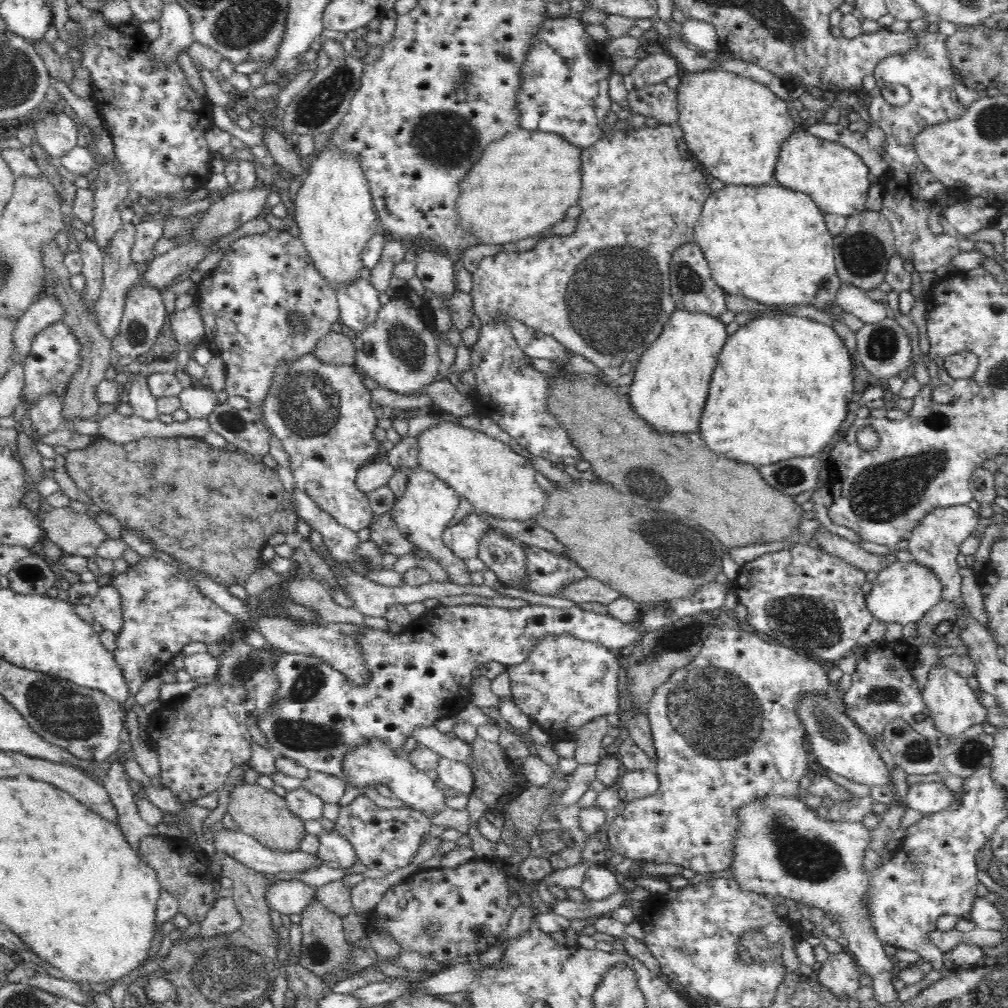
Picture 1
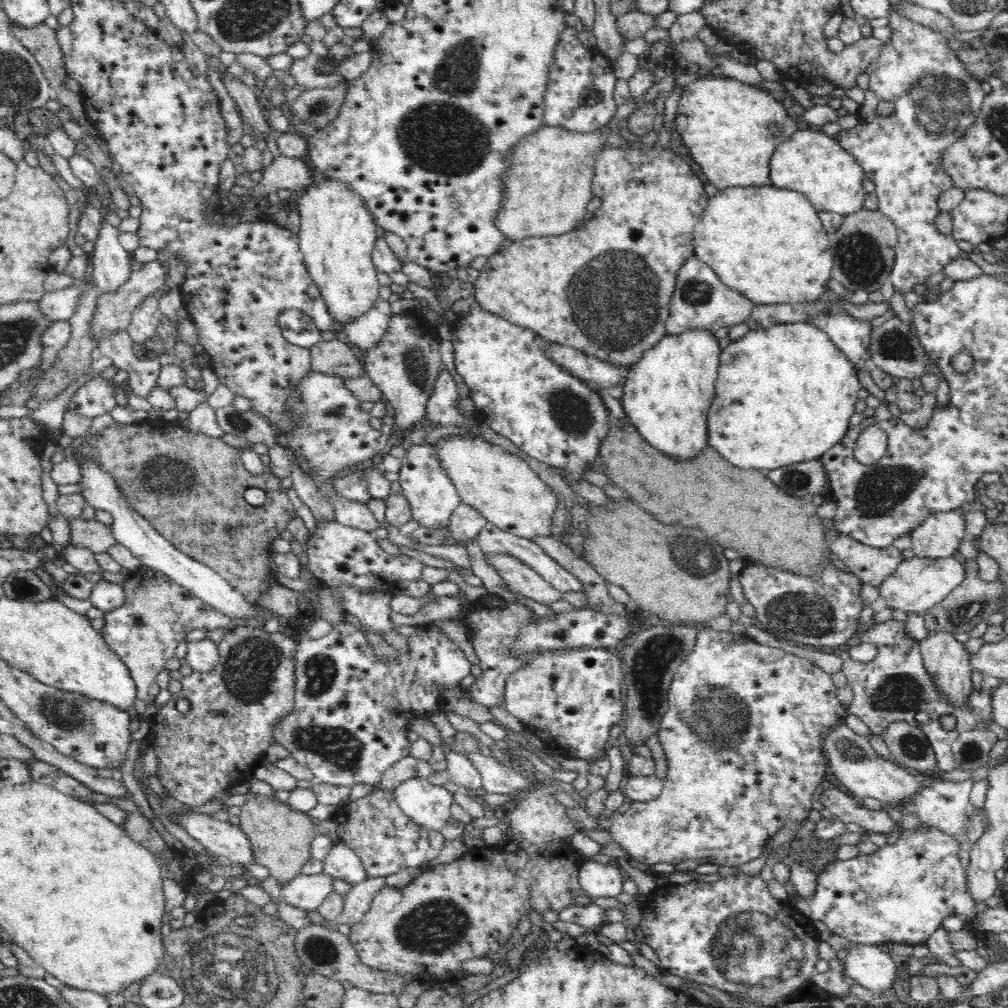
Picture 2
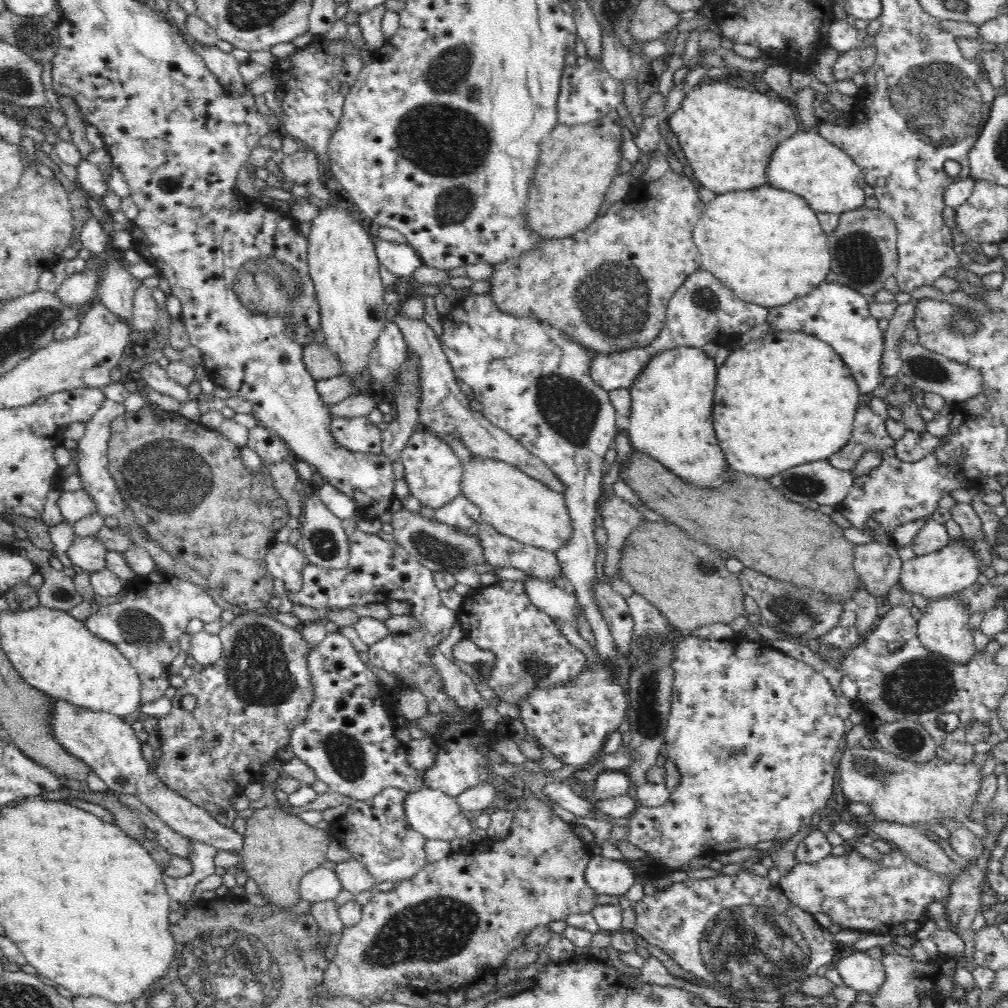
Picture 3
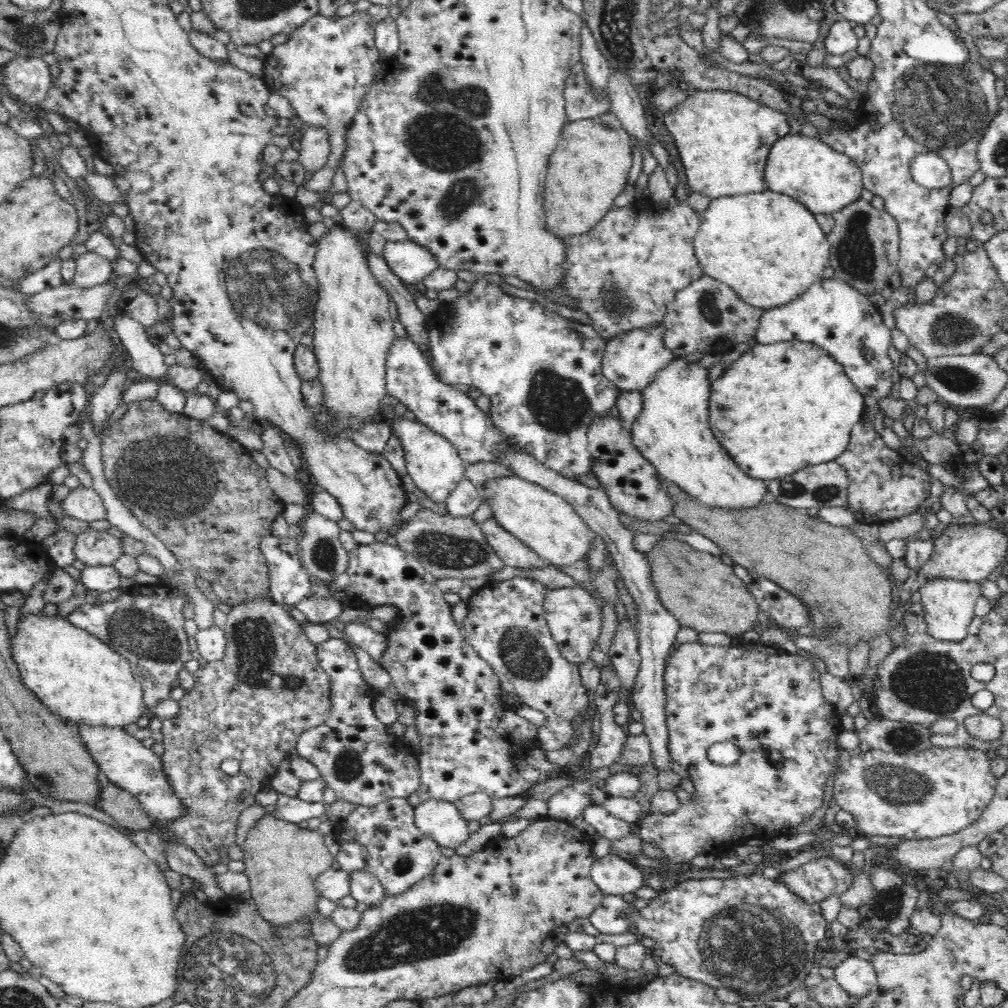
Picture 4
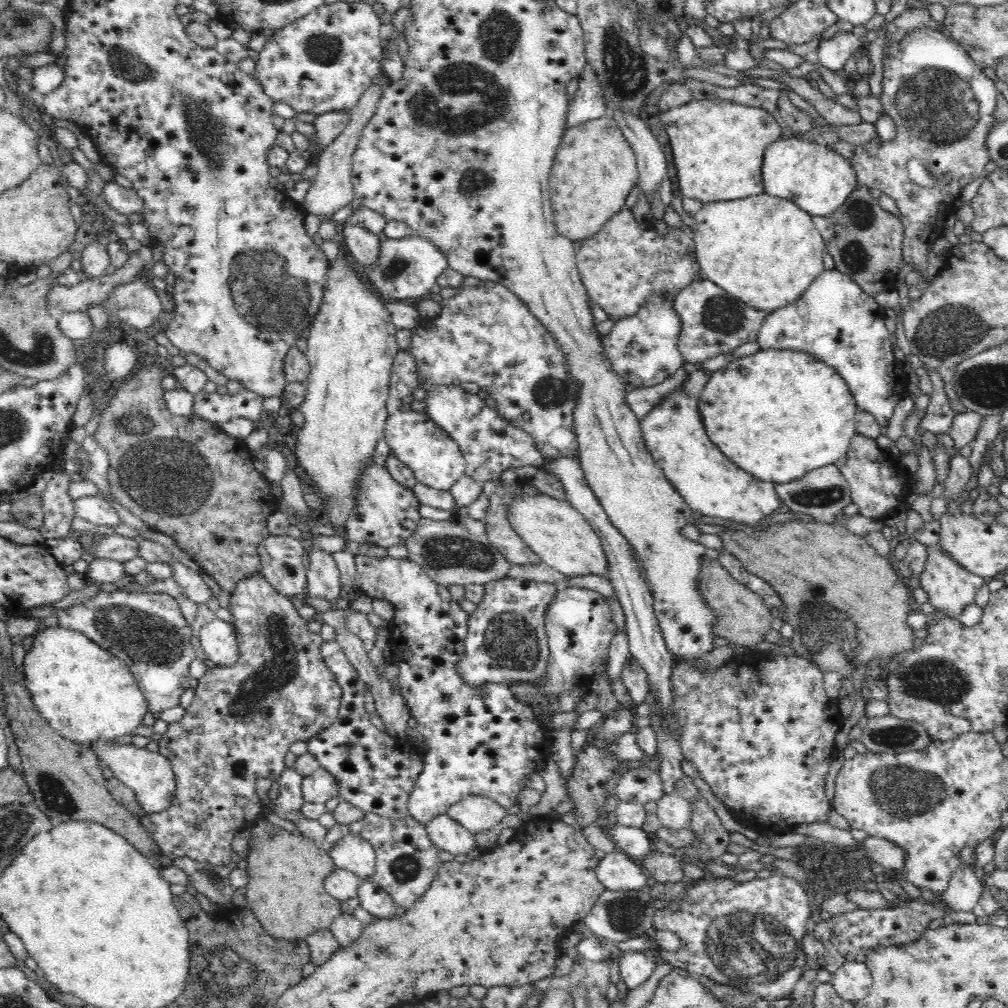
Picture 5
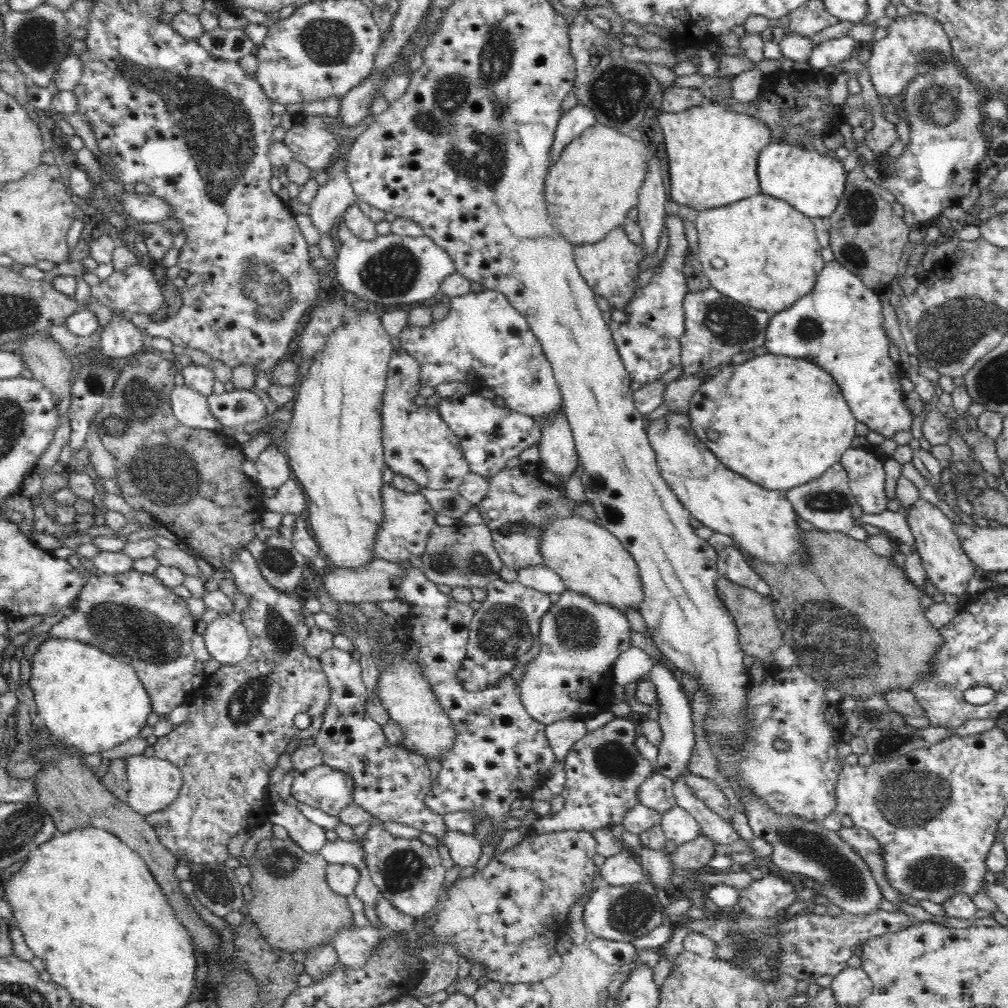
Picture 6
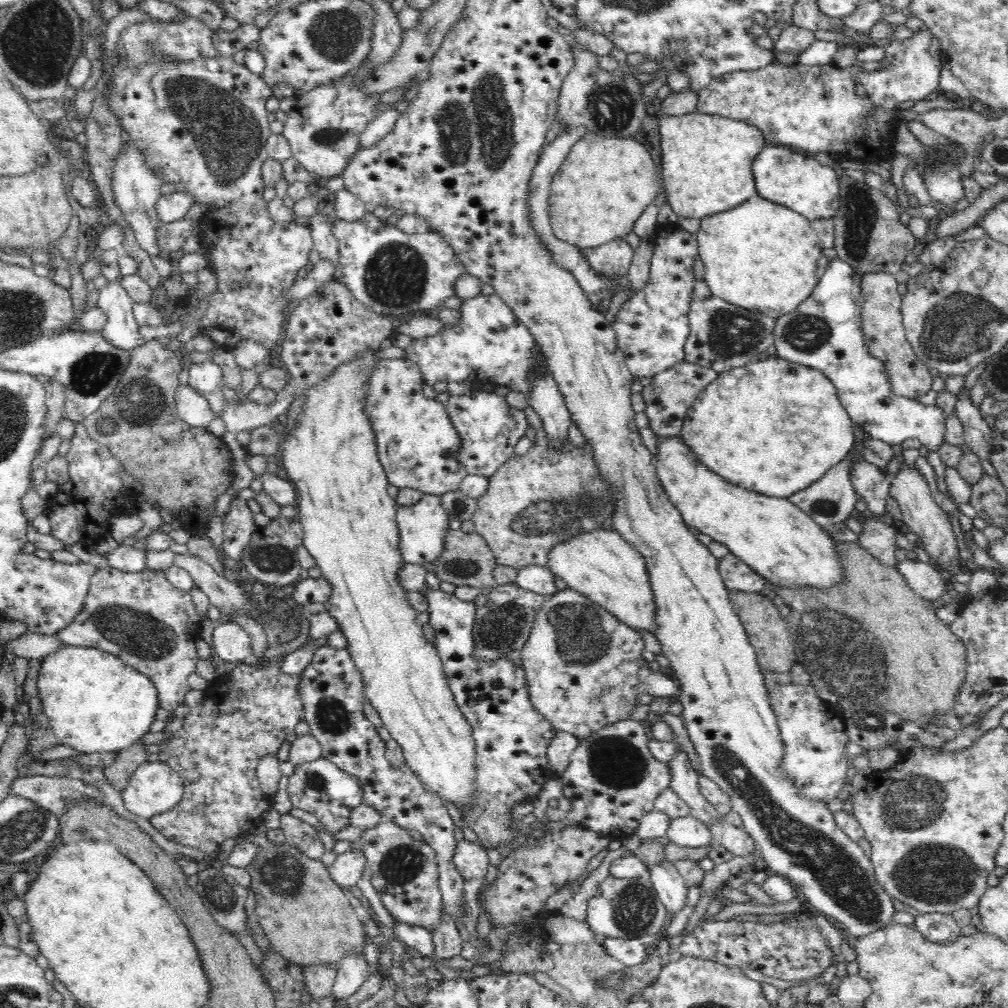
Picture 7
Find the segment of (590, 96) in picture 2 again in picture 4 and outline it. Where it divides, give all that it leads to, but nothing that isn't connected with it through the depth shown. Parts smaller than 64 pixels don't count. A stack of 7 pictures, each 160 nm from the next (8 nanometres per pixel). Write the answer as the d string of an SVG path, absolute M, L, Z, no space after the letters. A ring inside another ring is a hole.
M584 72L574 77L568 77L564 96L568 122L600 117L602 114L610 113L609 97L600 97L598 99L594 95L594 91L590 89L590 85L584 77Z

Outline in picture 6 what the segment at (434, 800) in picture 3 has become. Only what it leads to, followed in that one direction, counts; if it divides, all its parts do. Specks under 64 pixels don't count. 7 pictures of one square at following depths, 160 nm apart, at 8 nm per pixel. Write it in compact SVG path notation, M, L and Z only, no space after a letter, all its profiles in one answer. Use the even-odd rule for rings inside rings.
M450 829L445 834L445 845L448 847L451 859L460 869L476 866L480 856L486 851L472 833L464 834Z

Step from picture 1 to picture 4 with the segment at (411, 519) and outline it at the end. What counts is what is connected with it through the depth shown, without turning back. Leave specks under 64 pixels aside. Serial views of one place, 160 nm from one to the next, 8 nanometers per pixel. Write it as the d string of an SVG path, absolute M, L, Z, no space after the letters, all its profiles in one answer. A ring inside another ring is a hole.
M396 416L388 421L392 436L400 439L401 447L404 448L404 457L409 478L416 487L432 501L445 502L452 490L465 478L466 466L460 458L458 449L439 432L423 425L418 420L410 420L406 417Z

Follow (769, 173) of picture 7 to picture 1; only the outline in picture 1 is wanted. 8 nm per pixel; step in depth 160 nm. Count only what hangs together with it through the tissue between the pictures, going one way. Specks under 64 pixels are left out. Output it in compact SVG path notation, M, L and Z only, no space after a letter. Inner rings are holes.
M802 125L782 144L774 176L776 184L810 194L823 213L847 217L864 210L872 177L859 154L810 134Z

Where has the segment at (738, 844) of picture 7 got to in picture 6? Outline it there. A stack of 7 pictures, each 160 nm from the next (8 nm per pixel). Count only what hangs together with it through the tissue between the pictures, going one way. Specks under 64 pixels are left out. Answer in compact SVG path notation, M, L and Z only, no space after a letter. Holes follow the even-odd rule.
M676 781L673 787L677 805L687 810L699 822L702 834L710 837L714 844L734 844L742 840L730 820L722 818L708 808L705 802L698 800L685 781Z

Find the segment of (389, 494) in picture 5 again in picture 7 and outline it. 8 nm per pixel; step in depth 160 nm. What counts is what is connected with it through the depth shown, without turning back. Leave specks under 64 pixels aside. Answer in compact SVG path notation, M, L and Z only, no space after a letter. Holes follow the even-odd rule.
M424 495L414 506L397 509L398 525L400 528L400 544L403 559L410 564L435 563L443 555L446 536L450 532L450 517L442 505L442 496Z

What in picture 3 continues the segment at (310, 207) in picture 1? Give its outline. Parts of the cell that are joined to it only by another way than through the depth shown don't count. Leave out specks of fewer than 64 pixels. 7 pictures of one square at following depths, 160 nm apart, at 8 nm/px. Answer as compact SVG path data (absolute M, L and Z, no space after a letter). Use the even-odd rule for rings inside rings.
M328 206L311 223L308 267L315 284L315 298L320 305L318 335L321 344L338 357L340 375L353 384L369 368L371 350L385 328L390 296L378 273L380 262L375 243L350 212Z

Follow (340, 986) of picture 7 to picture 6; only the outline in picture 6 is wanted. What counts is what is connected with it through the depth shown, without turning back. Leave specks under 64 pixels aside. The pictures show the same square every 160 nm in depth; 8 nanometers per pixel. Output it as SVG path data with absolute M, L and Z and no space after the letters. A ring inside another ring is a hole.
M371 925L352 927L336 934L333 948L339 956L340 968L356 972L368 966L375 947L379 944L380 932Z

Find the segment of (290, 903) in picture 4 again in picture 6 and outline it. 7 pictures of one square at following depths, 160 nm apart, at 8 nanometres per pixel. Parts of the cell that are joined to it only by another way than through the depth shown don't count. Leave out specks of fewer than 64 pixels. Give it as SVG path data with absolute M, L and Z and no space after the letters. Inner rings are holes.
M266 837L255 846L247 864L252 873L249 886L253 898L246 905L261 936L273 948L294 954L334 946L338 932L355 926L346 897L337 895L330 888L328 865L319 852L306 852L290 838L279 840Z

